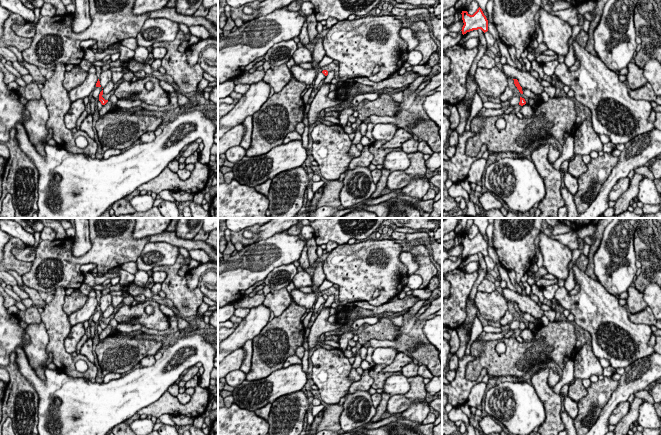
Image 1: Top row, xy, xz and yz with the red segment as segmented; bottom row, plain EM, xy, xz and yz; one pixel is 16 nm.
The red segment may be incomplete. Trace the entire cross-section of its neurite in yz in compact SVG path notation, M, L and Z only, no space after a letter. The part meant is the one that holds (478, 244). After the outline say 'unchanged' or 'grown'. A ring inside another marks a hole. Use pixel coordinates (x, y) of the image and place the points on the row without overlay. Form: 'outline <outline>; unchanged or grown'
outline M480 231L473 239L470 239L467 235L462 235L461 238L464 247L461 254L463 259L478 253L481 253L484 257L488 255L488 244Z; unchanged

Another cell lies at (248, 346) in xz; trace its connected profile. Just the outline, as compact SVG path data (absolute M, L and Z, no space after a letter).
M246 341L243 348L246 351L246 356L243 359L242 365L240 367L240 370L247 374L251 369L251 359L252 359L252 353L253 353L253 342L252 341Z

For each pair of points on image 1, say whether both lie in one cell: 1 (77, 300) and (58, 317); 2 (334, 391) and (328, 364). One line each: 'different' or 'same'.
1: different
2: same

